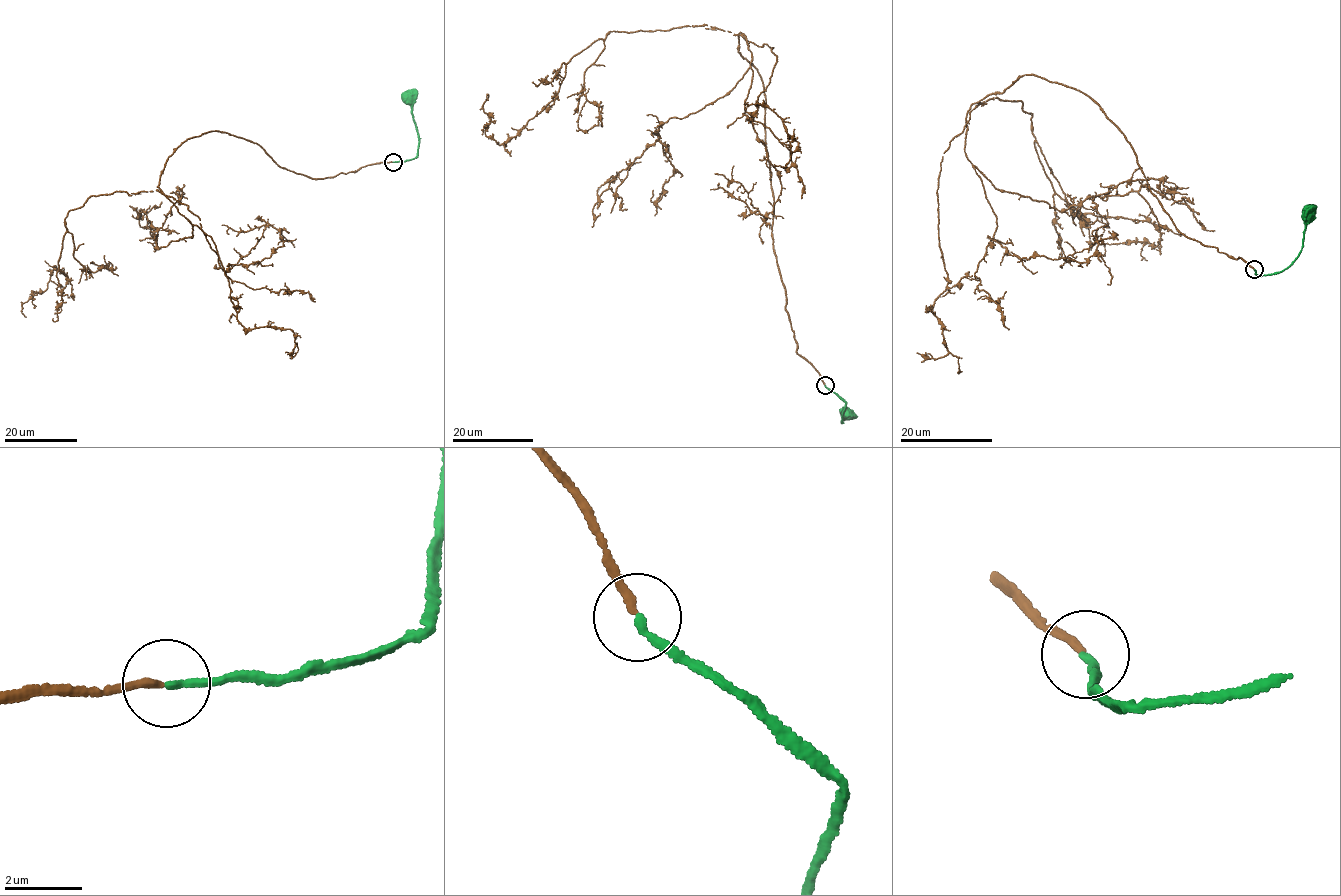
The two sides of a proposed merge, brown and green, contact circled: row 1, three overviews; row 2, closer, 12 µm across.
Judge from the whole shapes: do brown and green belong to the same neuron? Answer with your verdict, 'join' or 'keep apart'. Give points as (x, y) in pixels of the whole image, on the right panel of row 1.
join

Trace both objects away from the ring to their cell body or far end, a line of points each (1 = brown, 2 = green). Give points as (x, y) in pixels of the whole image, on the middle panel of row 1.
1: (825, 385), (786, 309), (766, 97), (740, 33), (612, 30), (500, 144), (487, 100)
2: (825, 386), (846, 403), (841, 423), (848, 415), (845, 413)

